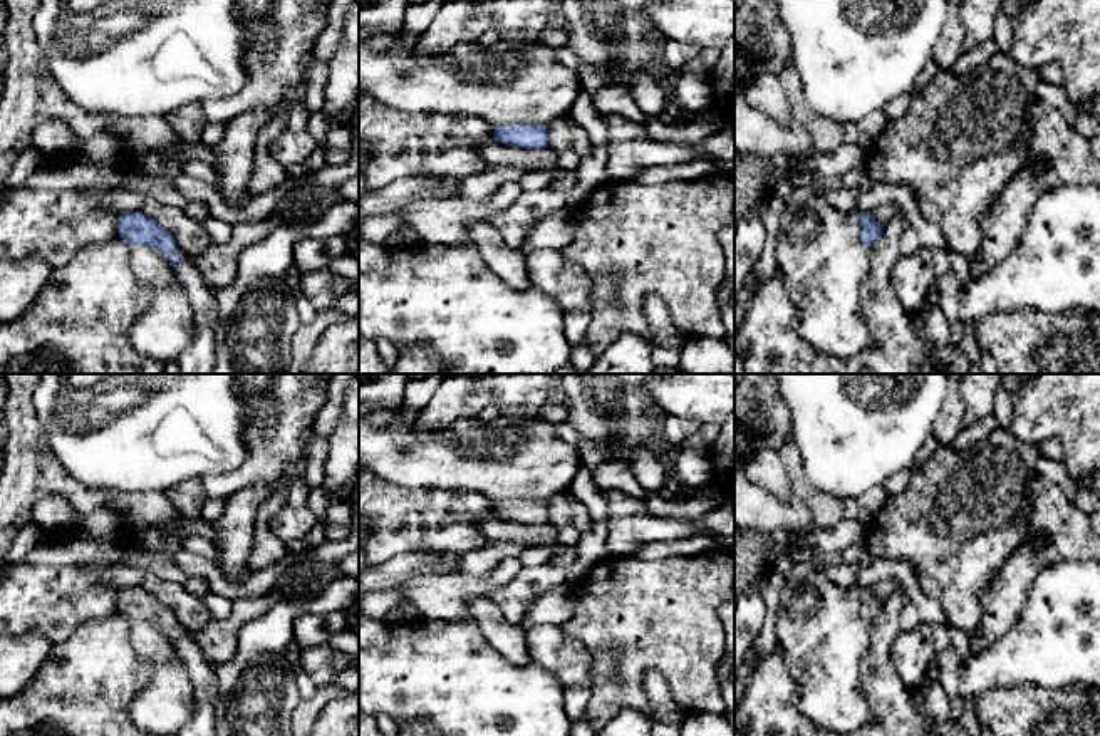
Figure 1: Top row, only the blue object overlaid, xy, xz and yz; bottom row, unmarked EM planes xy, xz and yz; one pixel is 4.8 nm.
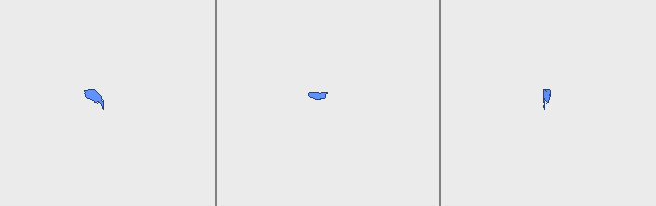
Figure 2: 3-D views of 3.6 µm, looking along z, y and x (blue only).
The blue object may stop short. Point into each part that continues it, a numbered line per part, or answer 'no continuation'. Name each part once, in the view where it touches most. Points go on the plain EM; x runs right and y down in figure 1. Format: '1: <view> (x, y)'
1: xy (202, 674)
2: yz (884, 589)

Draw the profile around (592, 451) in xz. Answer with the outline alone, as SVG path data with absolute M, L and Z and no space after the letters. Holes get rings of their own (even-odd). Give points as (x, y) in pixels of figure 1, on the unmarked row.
M567 421L553 424L557 438L579 448L582 466L594 473L602 463L610 459L610 446L607 441L585 439Z

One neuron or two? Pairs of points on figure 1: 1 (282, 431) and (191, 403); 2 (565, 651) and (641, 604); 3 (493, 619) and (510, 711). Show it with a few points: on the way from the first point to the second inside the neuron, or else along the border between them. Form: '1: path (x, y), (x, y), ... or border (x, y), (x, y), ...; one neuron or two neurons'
1: border (250, 414), (245, 425), (245, 460); two neurons
2: border (560, 627), (586, 647), (591, 658), (591, 681); two neurons
3: border (475, 622), (508, 661), (532, 661); two neurons

